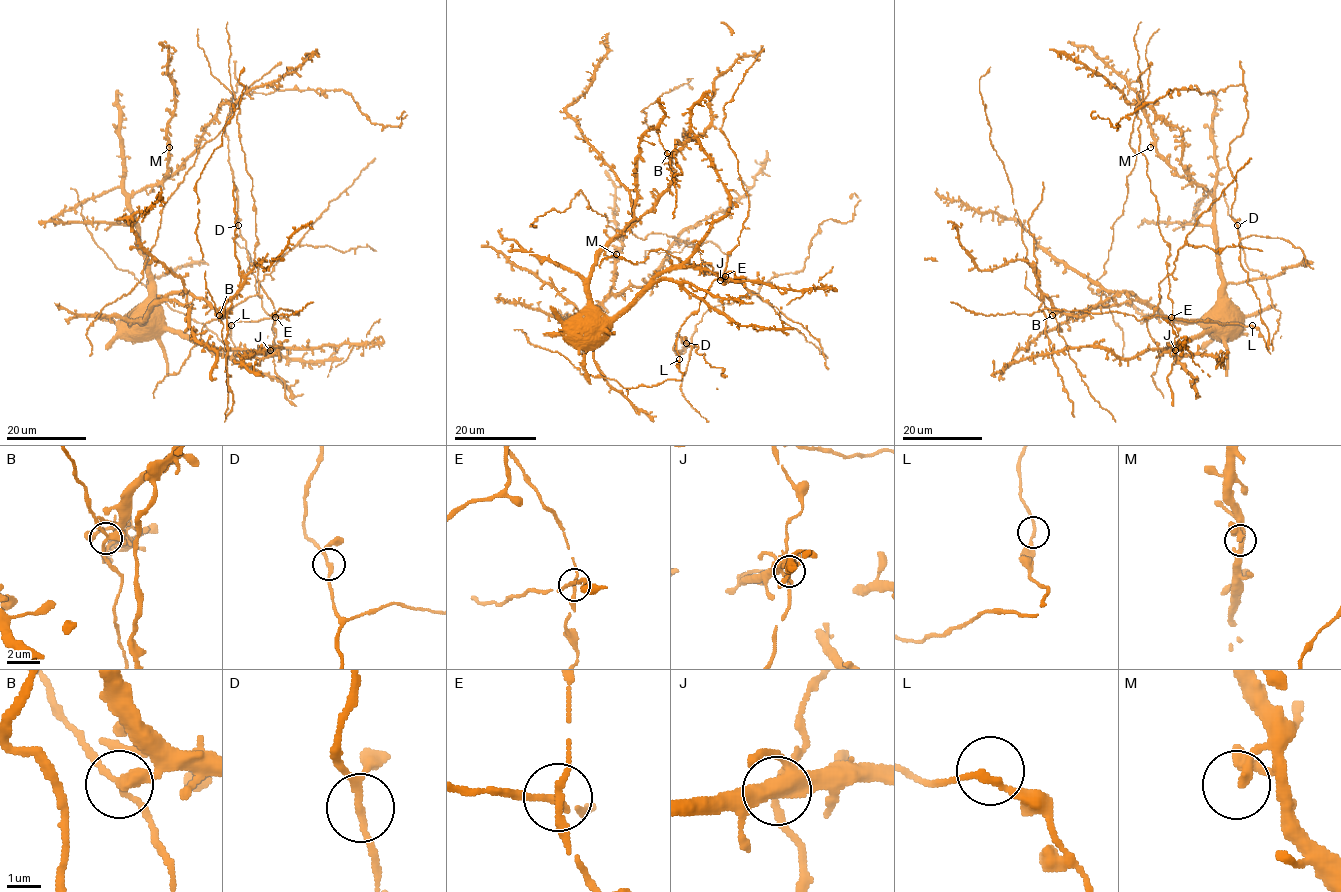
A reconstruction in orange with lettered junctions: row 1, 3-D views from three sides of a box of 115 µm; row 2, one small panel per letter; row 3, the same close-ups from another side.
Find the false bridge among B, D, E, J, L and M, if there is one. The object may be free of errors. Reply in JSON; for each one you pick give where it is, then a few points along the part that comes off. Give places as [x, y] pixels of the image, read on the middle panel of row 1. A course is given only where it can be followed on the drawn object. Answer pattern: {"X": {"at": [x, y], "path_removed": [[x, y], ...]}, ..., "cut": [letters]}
{"cut": []}

